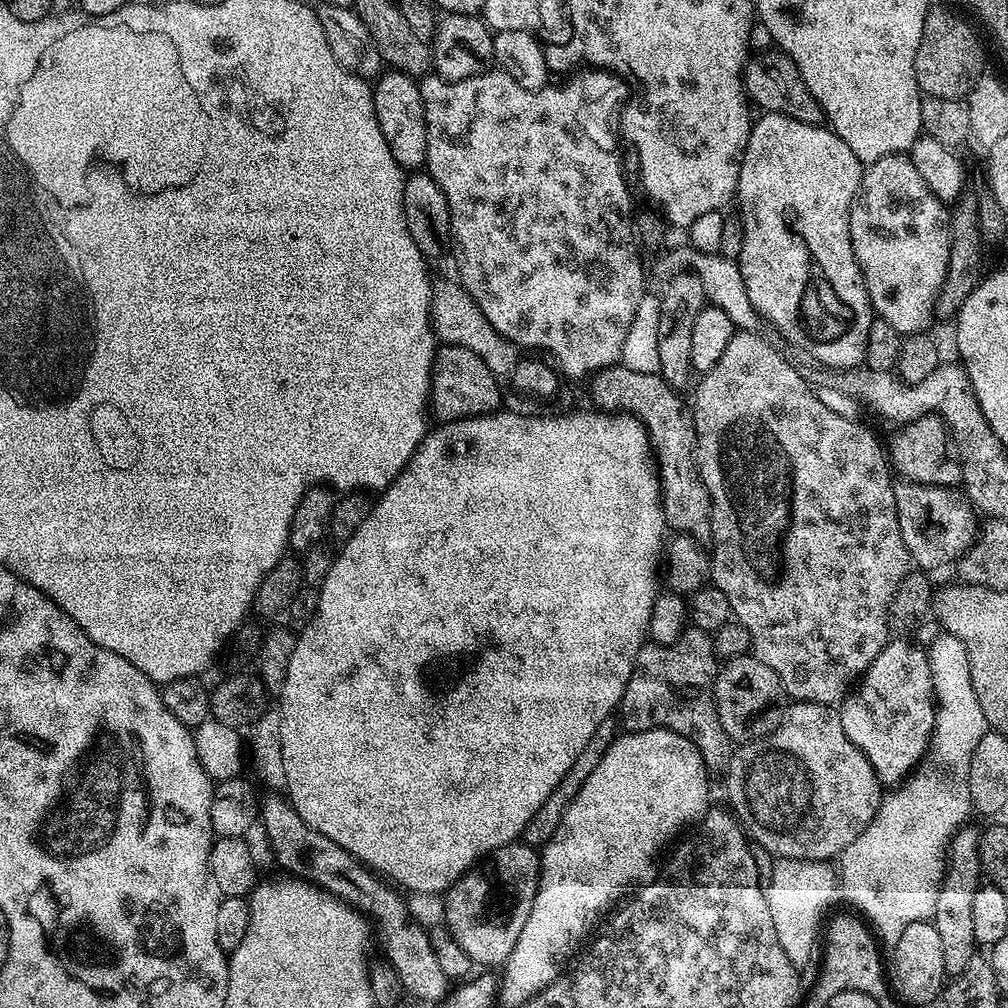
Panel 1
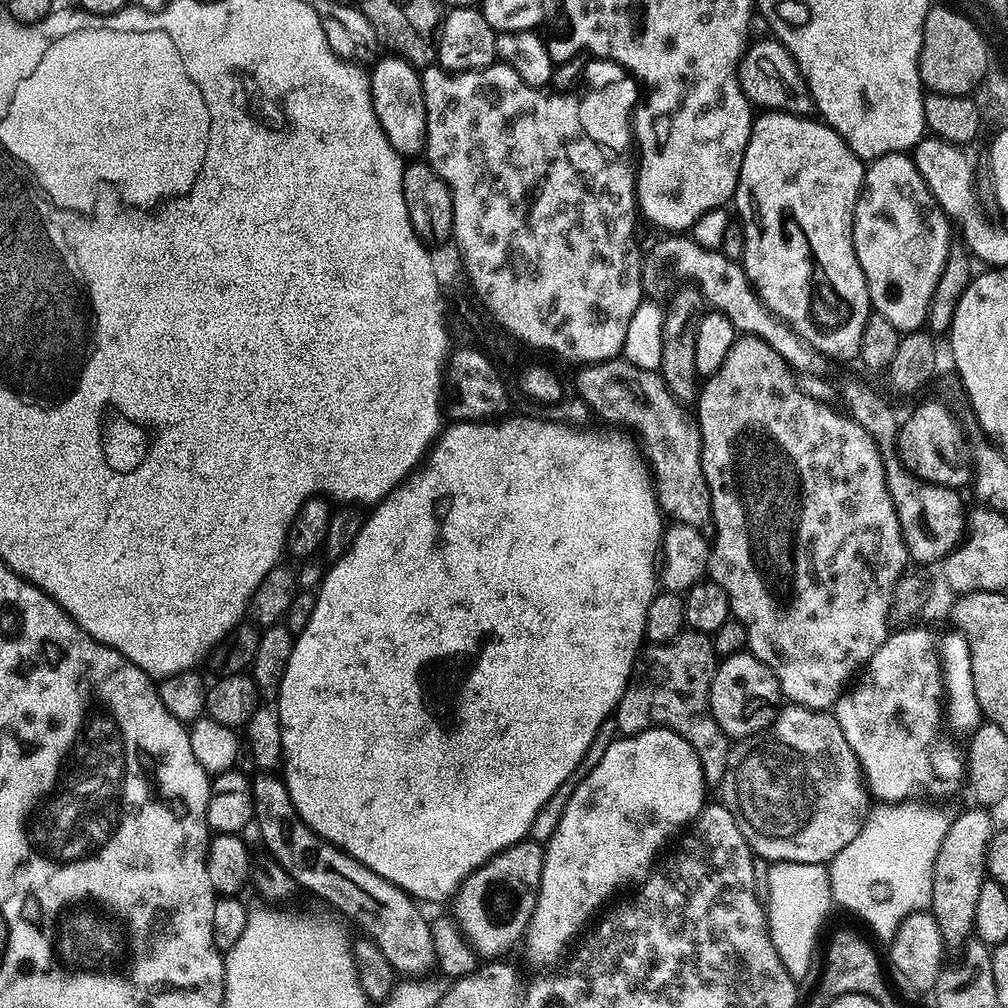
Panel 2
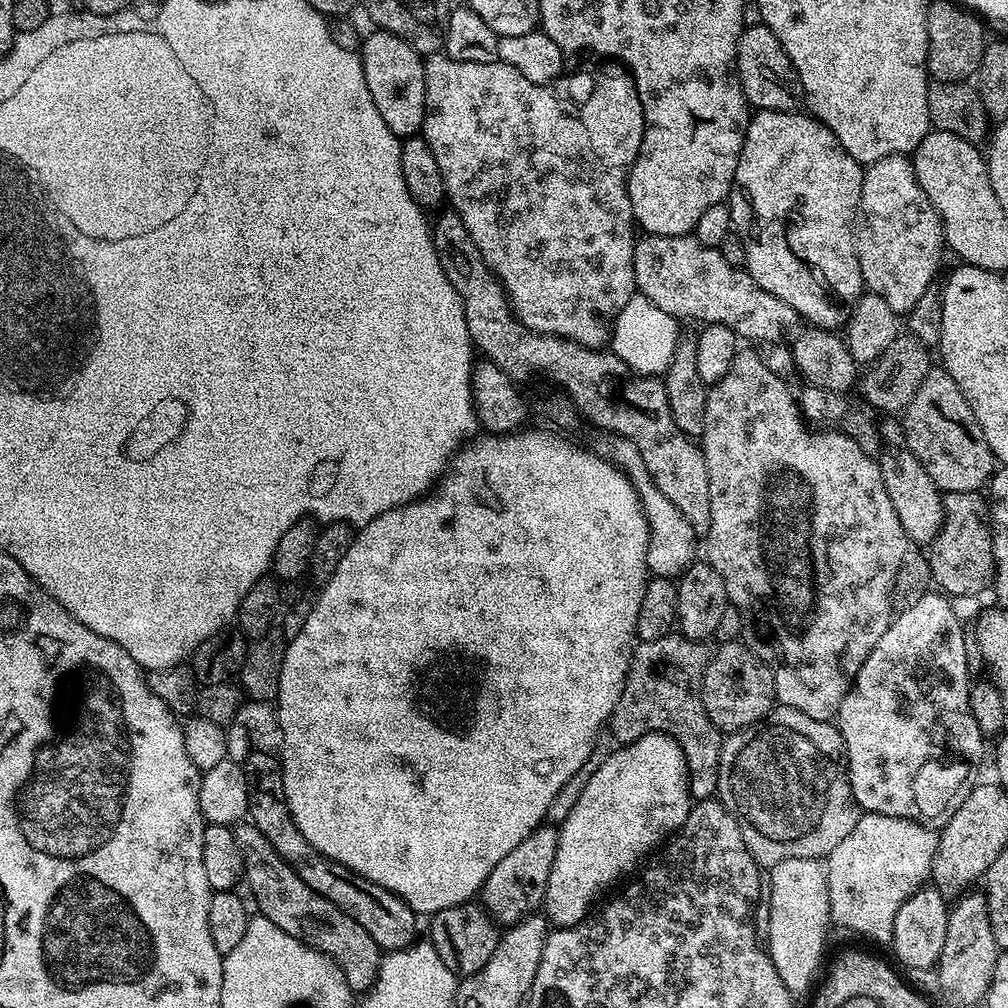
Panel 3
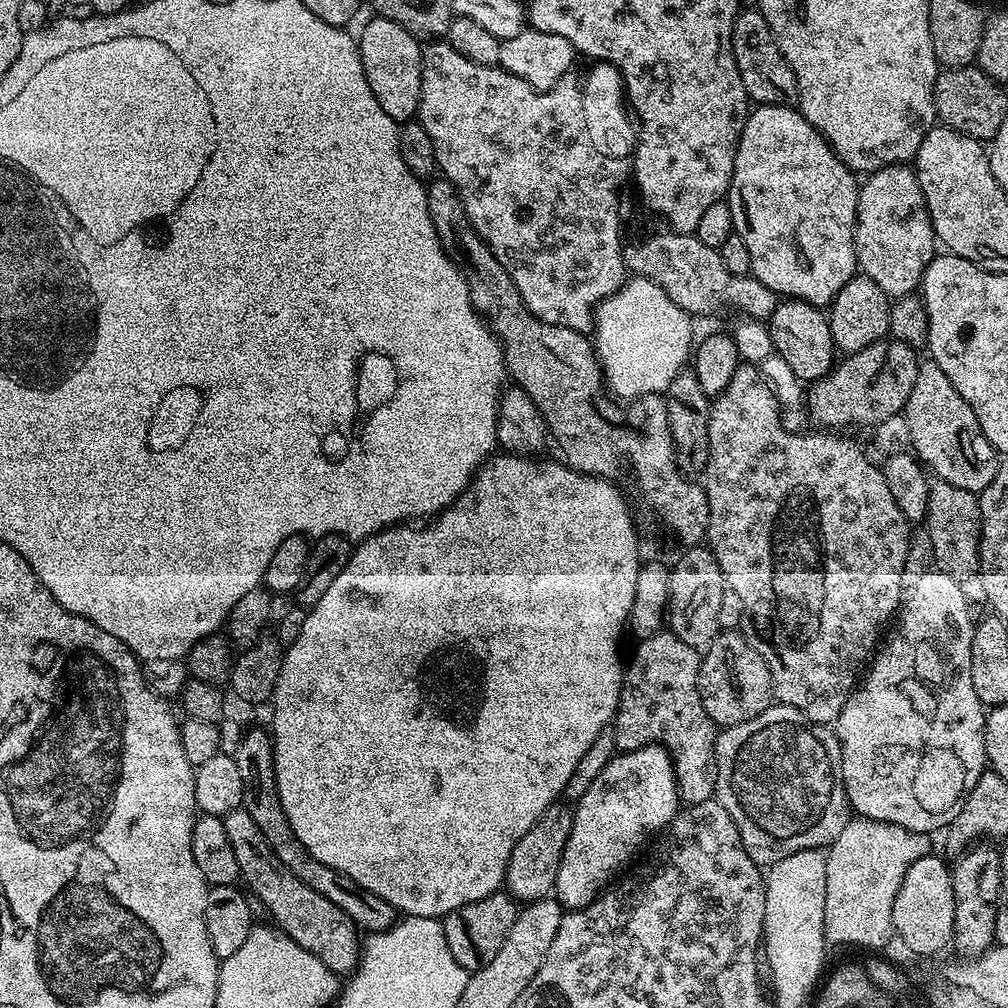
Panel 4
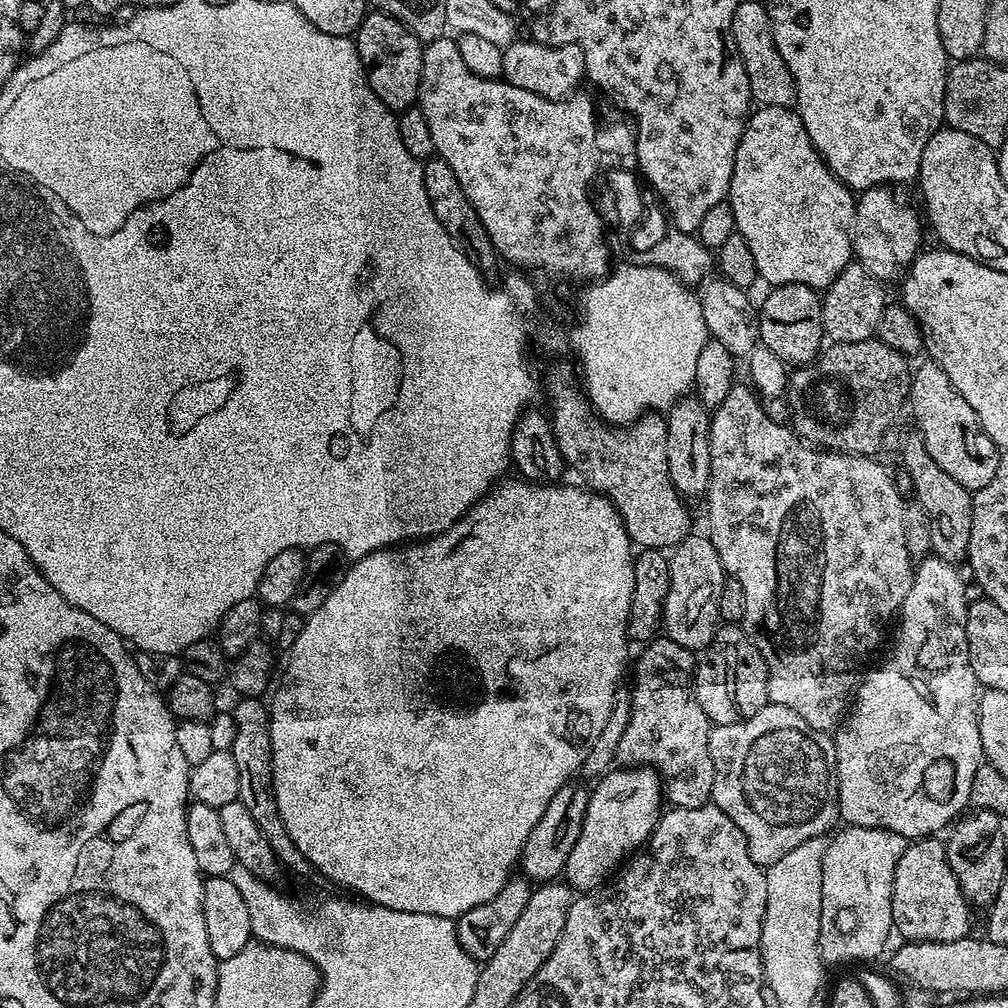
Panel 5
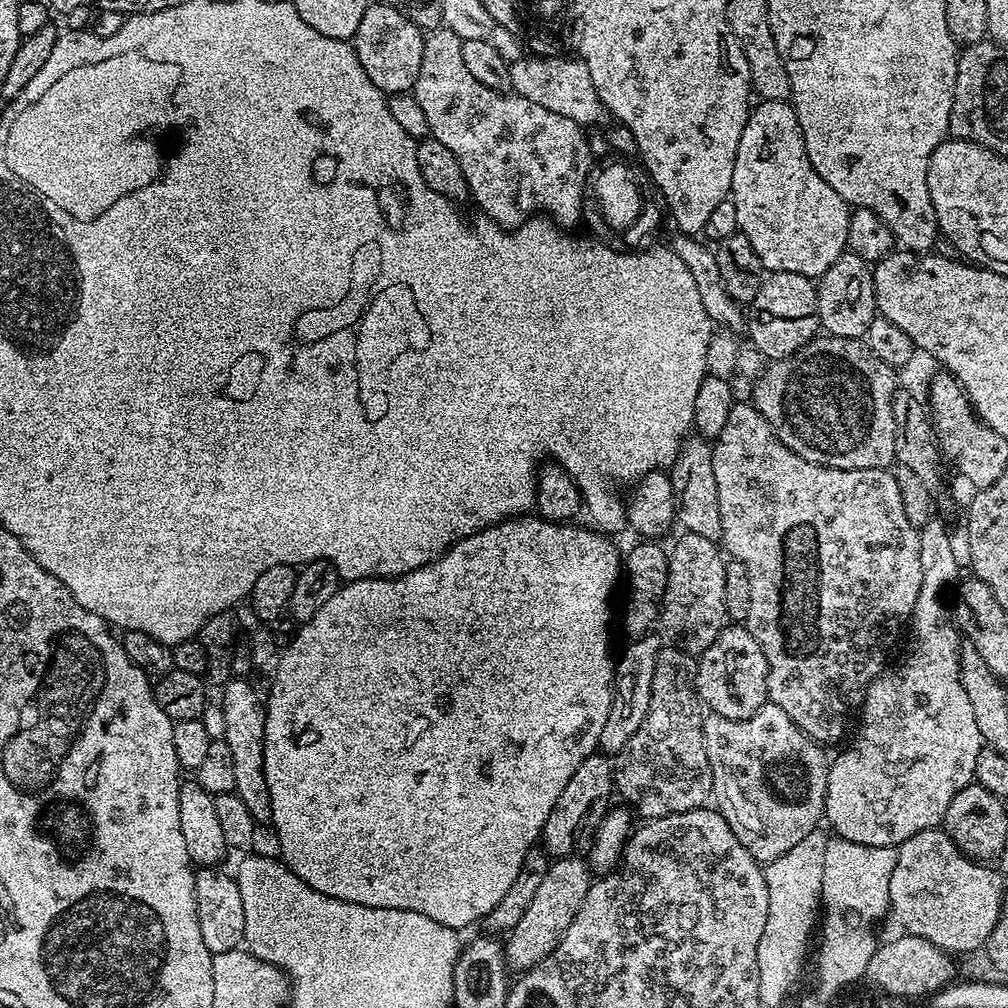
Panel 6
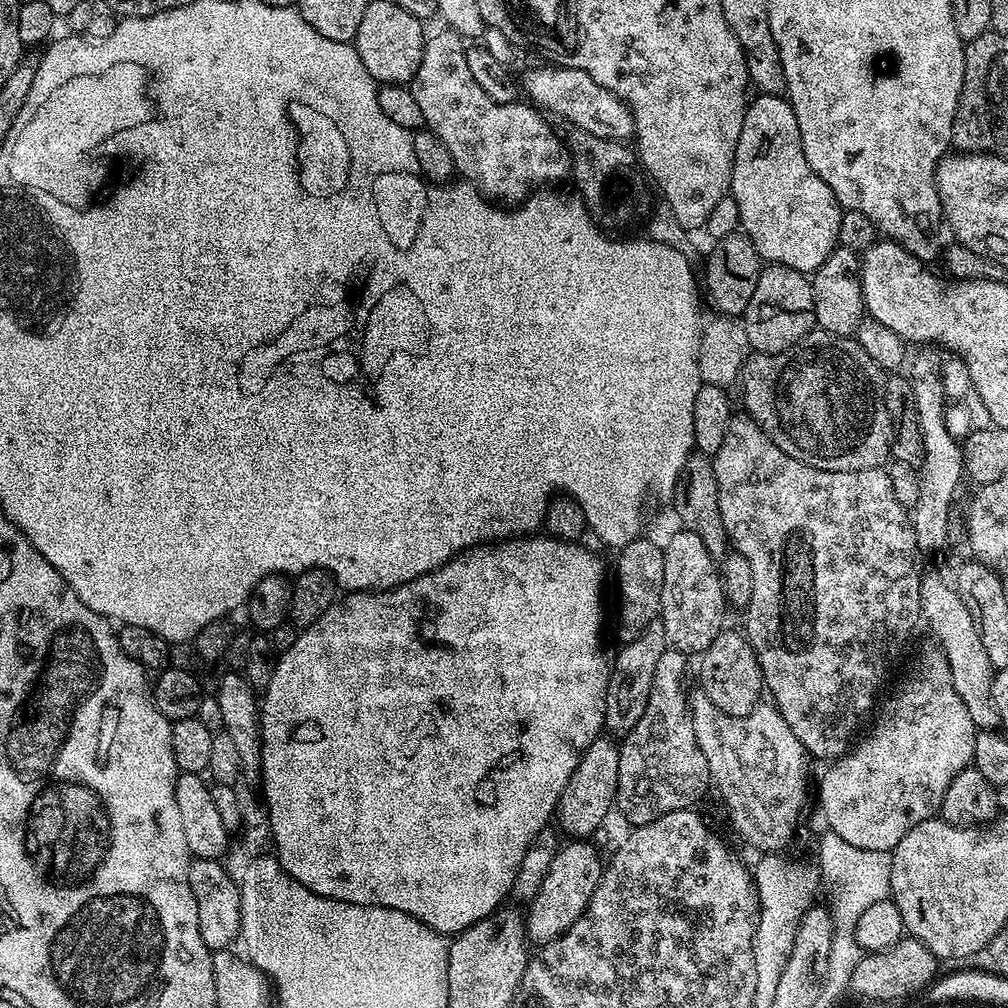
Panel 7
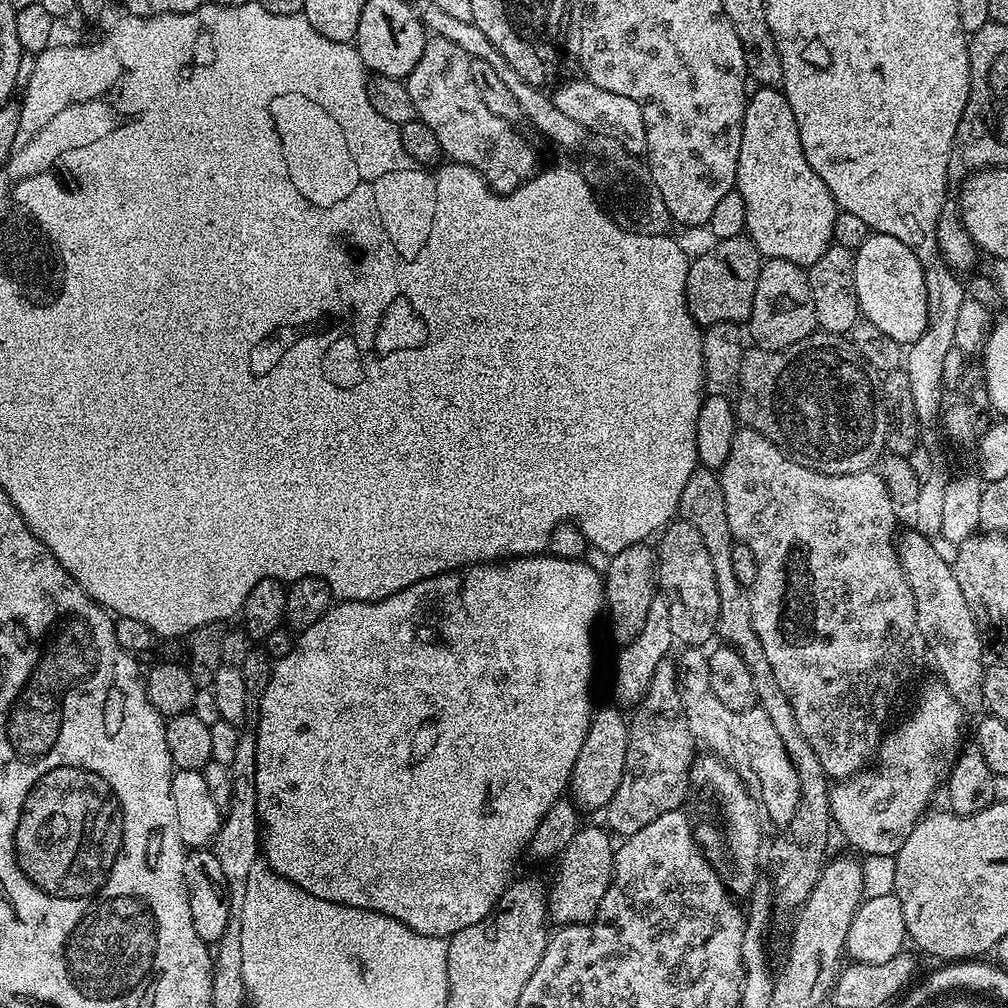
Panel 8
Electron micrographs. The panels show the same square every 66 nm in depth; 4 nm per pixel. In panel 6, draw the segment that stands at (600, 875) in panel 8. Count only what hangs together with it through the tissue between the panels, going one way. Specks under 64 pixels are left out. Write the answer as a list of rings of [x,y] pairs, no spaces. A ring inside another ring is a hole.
[[[571,855],[553,859],[549,863],[538,891],[530,901],[530,907],[522,913],[522,918],[518,918],[518,926],[507,933],[503,943],[504,958],[509,969],[527,970],[542,962],[542,958],[546,958],[546,954],[550,954],[550,950],[558,946],[570,922],[574,922],[574,914],[578,914],[578,906],[582,906],[582,898],[586,898],[590,883],[590,872],[585,861],[576,859],[575,855]]]

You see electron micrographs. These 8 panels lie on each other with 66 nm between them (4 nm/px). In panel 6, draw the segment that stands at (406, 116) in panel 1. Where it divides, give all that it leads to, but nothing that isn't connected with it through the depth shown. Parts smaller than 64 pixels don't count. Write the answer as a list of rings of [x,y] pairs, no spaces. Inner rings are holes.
[[[382,2],[369,3],[366,14],[362,14],[362,22],[358,22],[356,35],[350,43],[358,54],[358,62],[366,70],[370,82],[378,86],[385,94],[411,92],[418,78],[418,70],[422,66],[422,50],[425,33],[406,14],[394,10],[394,6],[386,6]]]

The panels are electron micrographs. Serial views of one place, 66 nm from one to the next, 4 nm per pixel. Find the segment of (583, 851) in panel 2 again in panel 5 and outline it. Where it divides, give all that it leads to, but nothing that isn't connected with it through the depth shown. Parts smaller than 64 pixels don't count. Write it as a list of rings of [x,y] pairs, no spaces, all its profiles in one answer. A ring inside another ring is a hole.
[[[647,766],[617,767],[605,772],[595,784],[596,789],[593,787],[588,797],[582,832],[578,834],[578,842],[574,842],[574,850],[570,850],[566,858],[562,873],[568,887],[580,894],[601,887],[630,854],[647,844],[662,812],[662,781]]]

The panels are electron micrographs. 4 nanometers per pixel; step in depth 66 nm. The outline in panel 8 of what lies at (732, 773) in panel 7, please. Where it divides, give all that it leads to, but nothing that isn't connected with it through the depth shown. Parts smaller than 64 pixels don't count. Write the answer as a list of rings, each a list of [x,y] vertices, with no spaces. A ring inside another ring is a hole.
[[[688,646],[683,651],[678,659],[679,667],[683,669],[678,676],[680,710],[688,719],[688,729],[692,731],[693,740],[703,747],[705,744],[709,753],[731,764],[749,781],[756,780],[758,804],[767,819],[769,816],[776,826],[790,822],[794,806],[798,806],[798,774],[786,754],[786,746],[782,746],[782,738],[778,738],[778,730],[774,730],[774,722],[770,722],[770,718],[758,706],[745,712],[735,712],[722,706],[722,701],[718,694],[714,694],[708,681],[708,656],[705,649]]]

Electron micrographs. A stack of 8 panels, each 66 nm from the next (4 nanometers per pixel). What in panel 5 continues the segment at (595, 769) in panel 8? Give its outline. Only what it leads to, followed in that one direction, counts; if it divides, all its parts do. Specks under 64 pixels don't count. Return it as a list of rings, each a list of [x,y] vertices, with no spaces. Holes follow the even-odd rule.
[[[569,782],[556,791],[554,798],[550,798],[538,826],[530,830],[530,838],[526,838],[524,852],[518,861],[519,867],[524,867],[523,875],[529,881],[542,885],[555,881],[563,873],[566,858],[570,850],[574,850],[574,842],[578,842],[578,834],[582,832],[589,795],[587,787],[579,788],[576,782]]]

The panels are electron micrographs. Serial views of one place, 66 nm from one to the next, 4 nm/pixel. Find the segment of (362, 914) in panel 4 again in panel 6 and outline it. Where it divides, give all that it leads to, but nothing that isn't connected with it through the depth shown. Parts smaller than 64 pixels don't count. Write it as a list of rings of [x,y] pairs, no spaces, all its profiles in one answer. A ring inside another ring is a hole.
[[[229,679],[224,688],[222,703],[226,718],[226,730],[223,736],[226,746],[230,746],[230,755],[234,757],[235,793],[246,802],[246,810],[258,822],[268,822],[272,819],[270,810],[270,790],[266,786],[264,773],[264,731],[266,730],[266,700],[256,693],[252,684],[244,680]]]

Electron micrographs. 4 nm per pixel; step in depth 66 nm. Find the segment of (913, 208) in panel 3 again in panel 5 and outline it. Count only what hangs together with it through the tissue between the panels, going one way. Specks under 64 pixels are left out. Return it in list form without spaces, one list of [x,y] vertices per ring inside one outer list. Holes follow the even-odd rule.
[[[888,186],[868,188],[859,193],[856,213],[852,219],[852,251],[863,268],[870,270],[881,282],[899,281],[921,251],[920,220],[912,208],[907,208]]]

